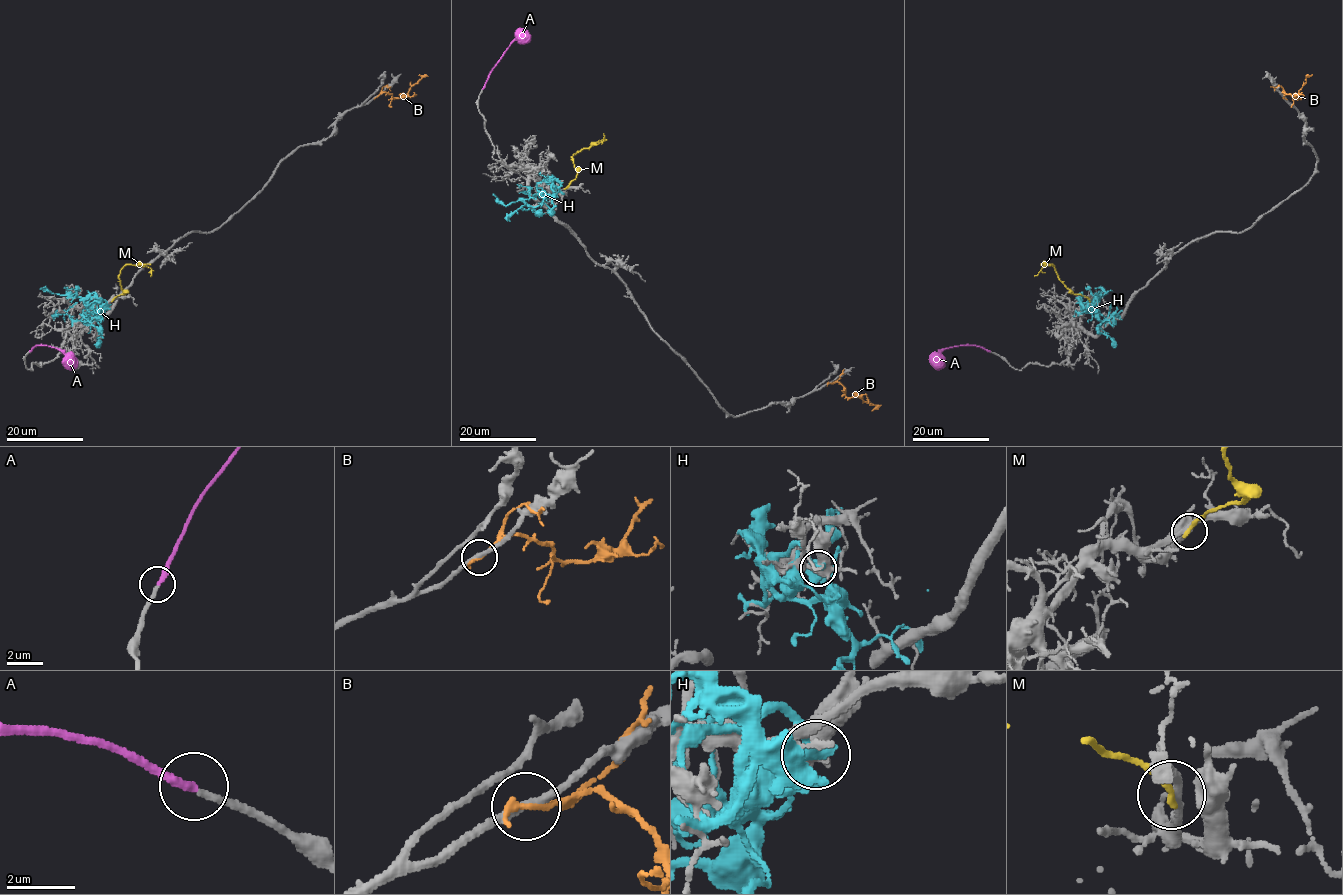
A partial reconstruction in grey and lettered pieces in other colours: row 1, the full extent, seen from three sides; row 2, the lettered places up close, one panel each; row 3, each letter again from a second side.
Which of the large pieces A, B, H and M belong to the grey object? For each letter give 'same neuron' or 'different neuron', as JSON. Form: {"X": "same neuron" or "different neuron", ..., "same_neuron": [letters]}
{"A": "same neuron", "B": "different neuron", "H": "different neuron", "M": "different neuron", "same_neuron": ["A"]}

